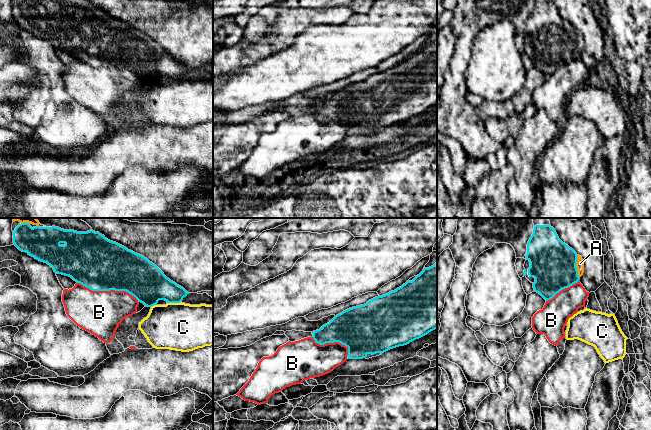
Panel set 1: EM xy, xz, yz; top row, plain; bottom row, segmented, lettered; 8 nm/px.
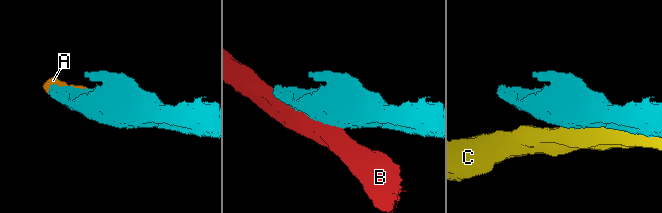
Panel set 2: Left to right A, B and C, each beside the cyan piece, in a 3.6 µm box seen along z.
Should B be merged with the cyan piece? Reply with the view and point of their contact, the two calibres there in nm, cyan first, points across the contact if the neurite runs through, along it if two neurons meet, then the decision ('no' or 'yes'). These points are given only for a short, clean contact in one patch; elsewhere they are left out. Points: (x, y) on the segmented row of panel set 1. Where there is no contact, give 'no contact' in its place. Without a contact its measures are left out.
xy (108, 290) | 420/360 nm | no

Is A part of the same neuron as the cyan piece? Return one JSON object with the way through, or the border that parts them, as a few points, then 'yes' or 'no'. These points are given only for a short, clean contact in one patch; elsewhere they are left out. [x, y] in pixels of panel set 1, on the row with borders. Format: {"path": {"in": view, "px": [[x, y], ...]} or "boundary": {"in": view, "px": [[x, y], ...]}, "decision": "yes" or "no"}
{"decision": "yes"}

